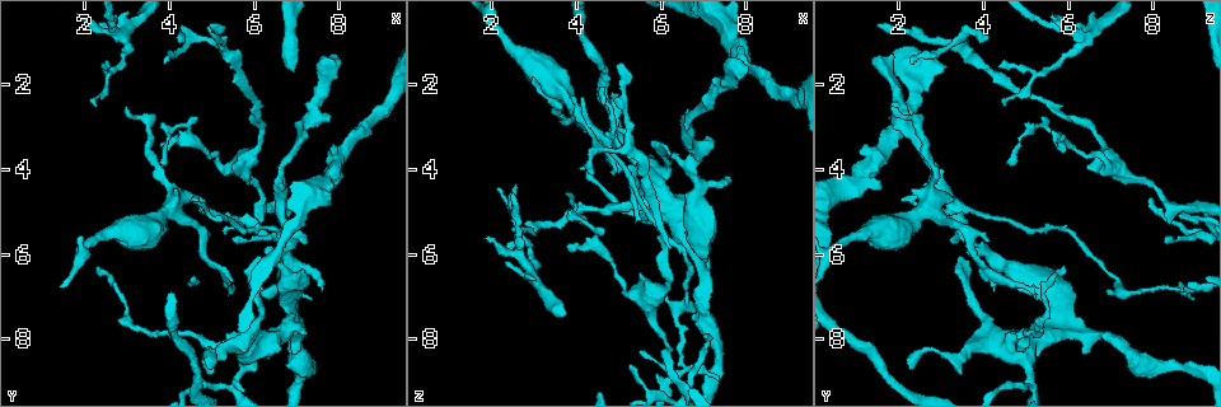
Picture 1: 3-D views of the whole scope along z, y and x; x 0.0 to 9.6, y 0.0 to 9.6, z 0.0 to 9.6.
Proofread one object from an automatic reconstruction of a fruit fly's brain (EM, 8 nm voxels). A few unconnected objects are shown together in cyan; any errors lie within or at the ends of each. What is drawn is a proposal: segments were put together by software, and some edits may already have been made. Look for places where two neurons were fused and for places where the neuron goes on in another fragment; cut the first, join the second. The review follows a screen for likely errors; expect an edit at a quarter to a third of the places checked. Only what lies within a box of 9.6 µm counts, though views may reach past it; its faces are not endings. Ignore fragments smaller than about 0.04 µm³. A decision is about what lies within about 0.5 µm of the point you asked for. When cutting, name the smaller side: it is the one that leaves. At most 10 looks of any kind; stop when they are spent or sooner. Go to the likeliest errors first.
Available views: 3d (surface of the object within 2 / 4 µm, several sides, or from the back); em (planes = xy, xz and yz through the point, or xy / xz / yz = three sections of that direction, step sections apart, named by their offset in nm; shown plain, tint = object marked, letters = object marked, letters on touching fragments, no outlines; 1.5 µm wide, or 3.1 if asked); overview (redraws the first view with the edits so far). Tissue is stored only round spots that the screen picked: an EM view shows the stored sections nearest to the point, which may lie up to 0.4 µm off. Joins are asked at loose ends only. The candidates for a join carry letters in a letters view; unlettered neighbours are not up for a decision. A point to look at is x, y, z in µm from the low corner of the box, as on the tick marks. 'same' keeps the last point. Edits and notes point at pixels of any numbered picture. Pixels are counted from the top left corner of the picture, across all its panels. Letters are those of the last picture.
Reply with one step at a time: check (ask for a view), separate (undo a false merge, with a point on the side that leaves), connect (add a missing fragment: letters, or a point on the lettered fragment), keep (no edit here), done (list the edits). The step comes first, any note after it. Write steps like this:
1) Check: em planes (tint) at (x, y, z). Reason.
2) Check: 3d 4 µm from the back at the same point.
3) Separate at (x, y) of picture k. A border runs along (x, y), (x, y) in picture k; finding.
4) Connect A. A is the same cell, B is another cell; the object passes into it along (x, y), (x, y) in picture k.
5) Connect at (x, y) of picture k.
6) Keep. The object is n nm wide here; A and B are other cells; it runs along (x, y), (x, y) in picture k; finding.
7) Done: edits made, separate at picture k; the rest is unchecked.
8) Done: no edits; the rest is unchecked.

Check: em planes (letters) at (4.75, 4.75, 3.35).

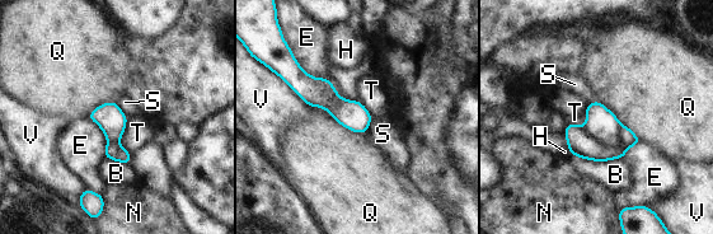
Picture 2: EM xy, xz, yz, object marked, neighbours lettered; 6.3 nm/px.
Separate at (580, 144) of picture 2. The longest contact is with E, 400 nm; B, E, H, N, Q, S, T and V are other cells; a second neuron is stuck on.

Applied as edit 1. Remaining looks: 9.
Check: 3d 2 µm at (7.05, 5.70, 3.15). Branch stops here.

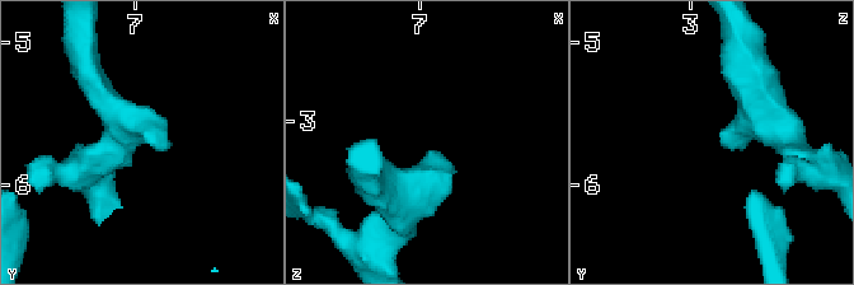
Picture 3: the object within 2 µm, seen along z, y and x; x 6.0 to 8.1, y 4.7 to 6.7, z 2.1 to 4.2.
Check: em xz step 4 (tint) at (7.08, 5.64, 3.18). The arms are 220, 240 nm wide.

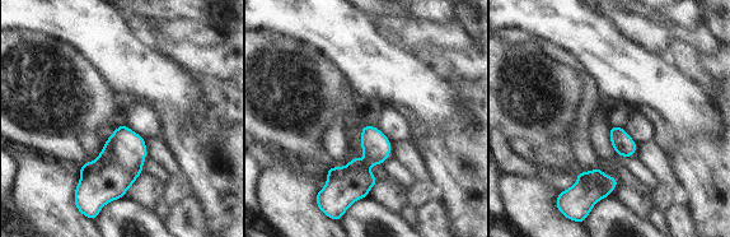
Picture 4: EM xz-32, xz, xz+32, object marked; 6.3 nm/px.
Check: em planes (letters) at the same point. Another direction.

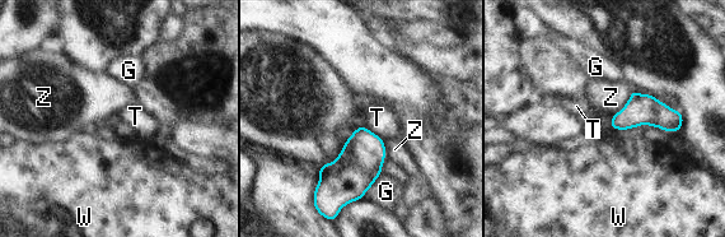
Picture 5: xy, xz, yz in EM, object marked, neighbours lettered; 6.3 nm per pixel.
Keep. G, T, W and Z are other cells; a border runs along (360, 124), (383, 138) in picture 5; none of them fits.

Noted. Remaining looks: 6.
Check: em yz step 4 (tint) at (3.85, 3.60, 5.90). Free end.

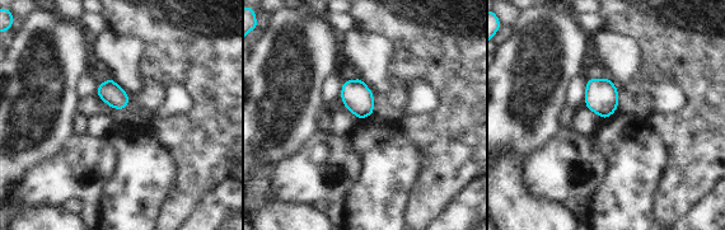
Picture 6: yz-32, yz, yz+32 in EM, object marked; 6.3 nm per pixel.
Check: em planes (letters) at the same point. Cut it another way.

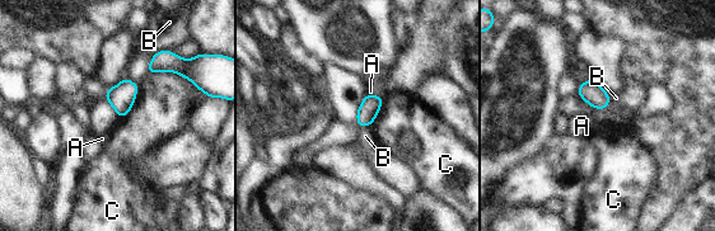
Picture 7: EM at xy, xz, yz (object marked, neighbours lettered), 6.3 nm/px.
Keep. A, B and C are other cells; a border runs along (148, 72), (177, 72), (196, 88) in picture 7; no lettered fragment goes on from it.

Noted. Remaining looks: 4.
Done: edits made, separate at picture 2; the rest is unchecked.

